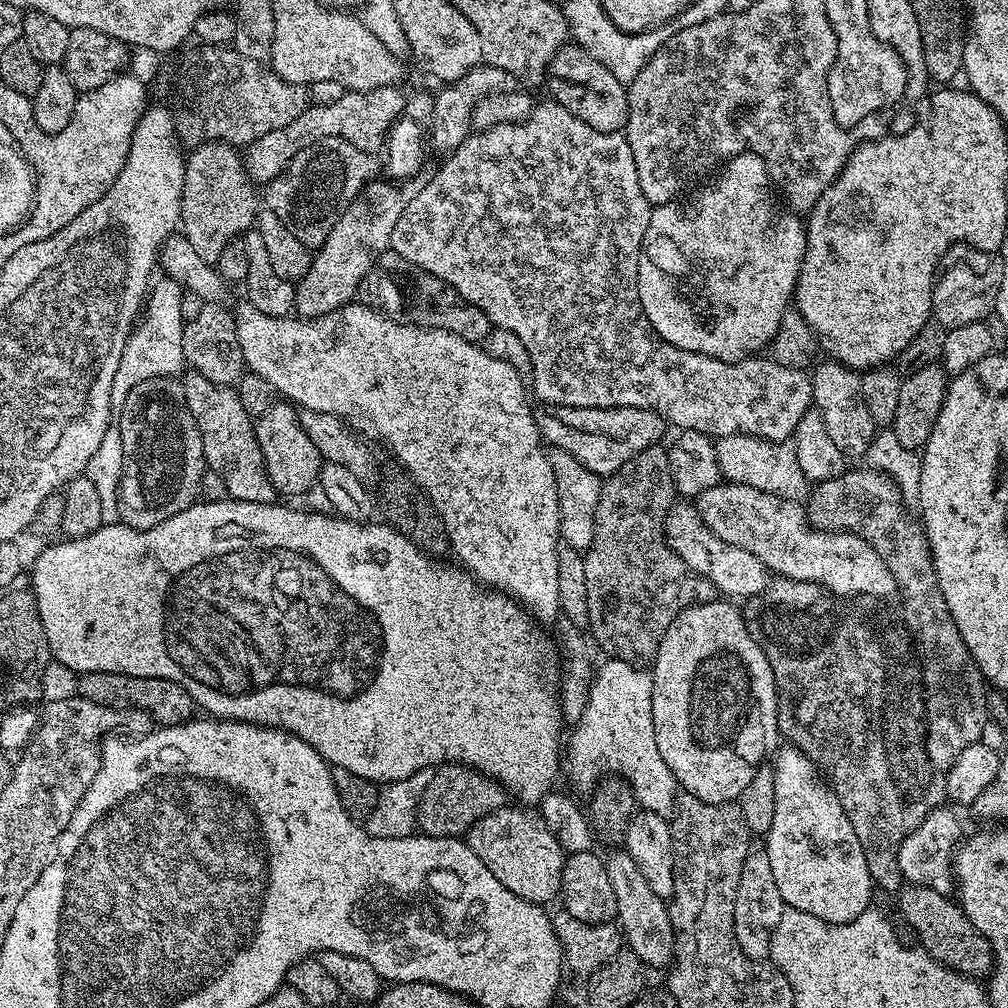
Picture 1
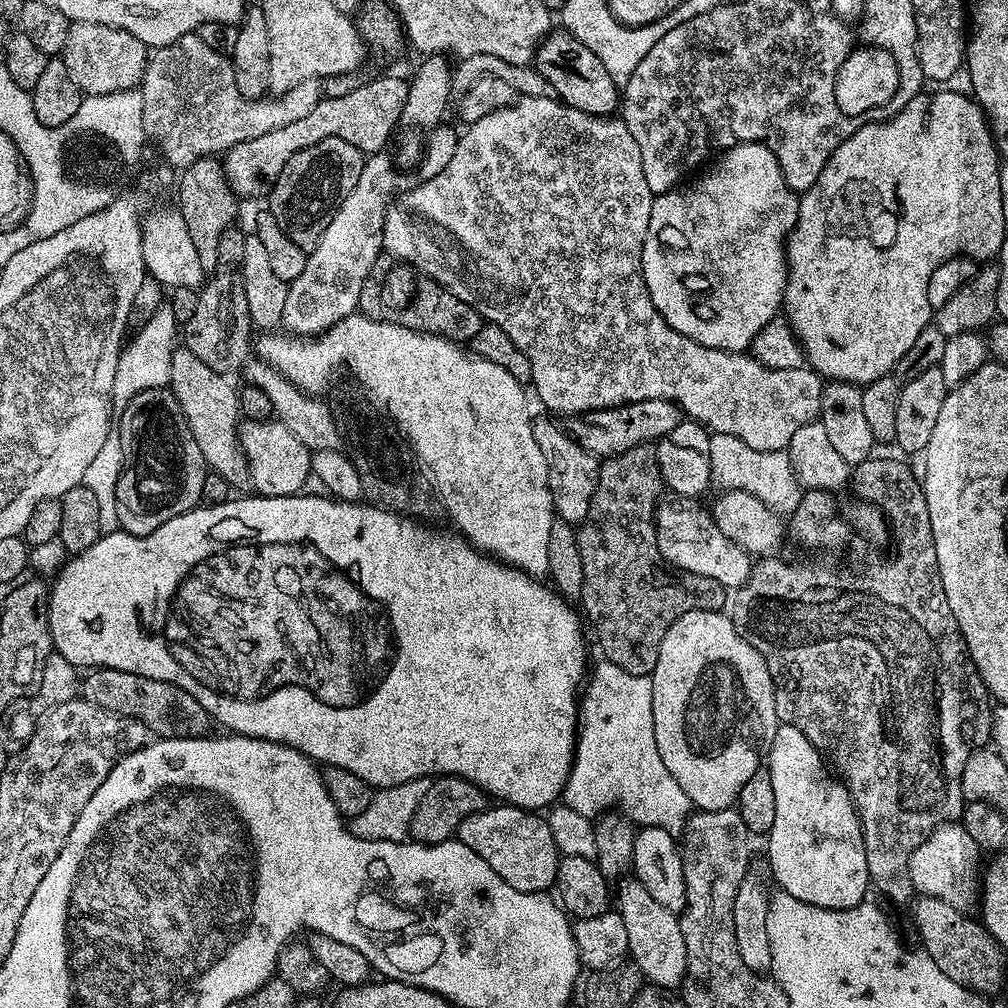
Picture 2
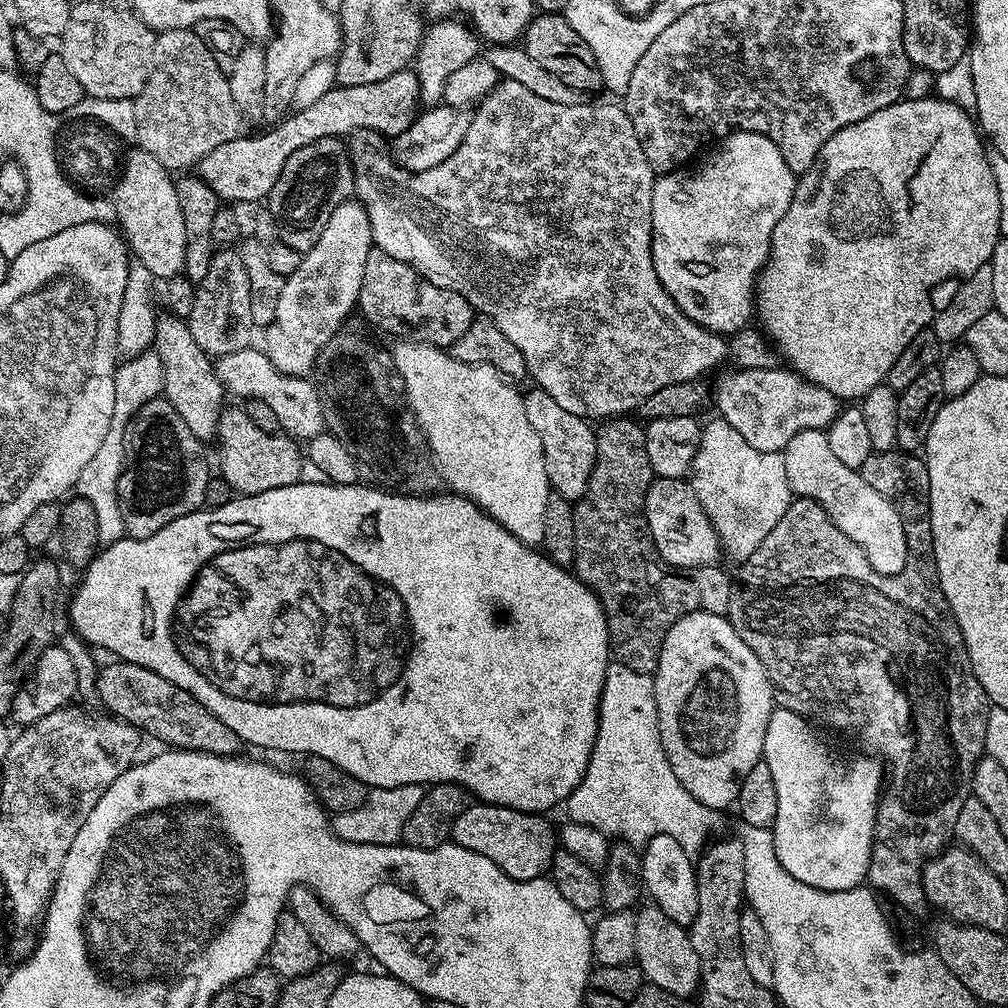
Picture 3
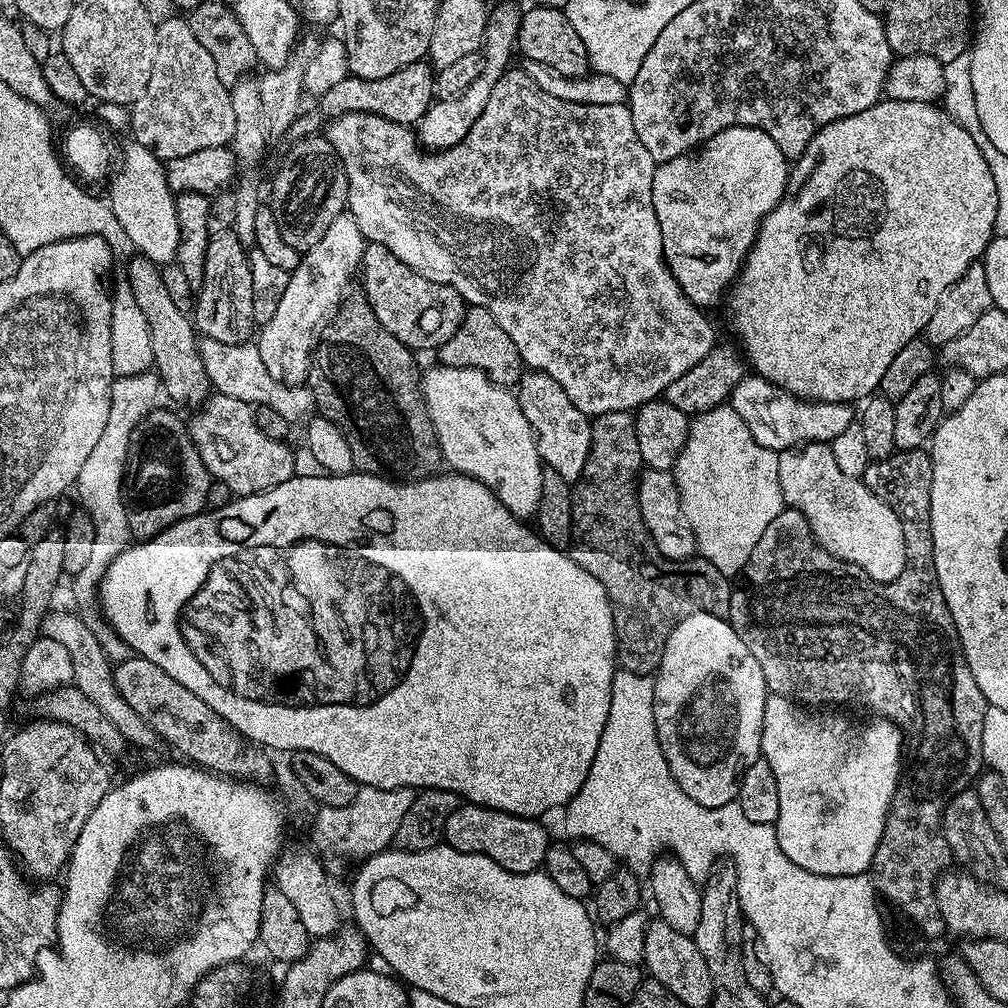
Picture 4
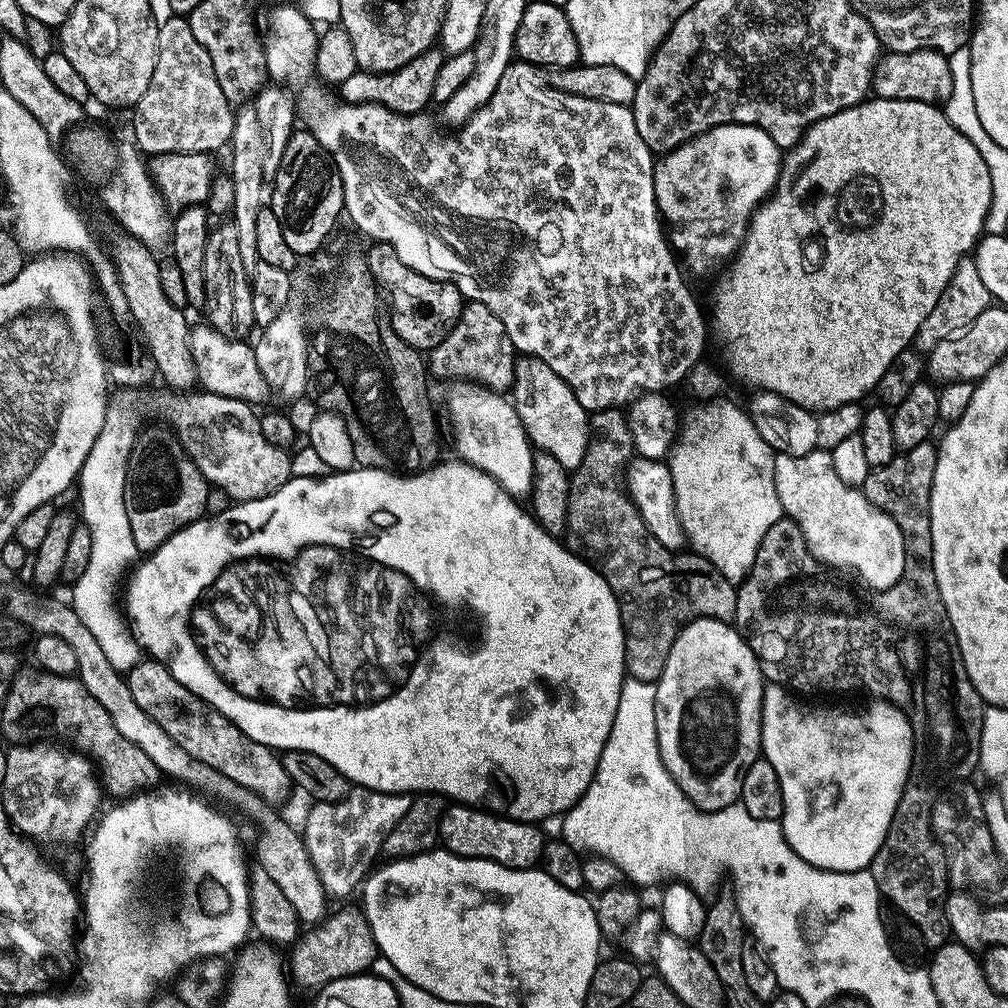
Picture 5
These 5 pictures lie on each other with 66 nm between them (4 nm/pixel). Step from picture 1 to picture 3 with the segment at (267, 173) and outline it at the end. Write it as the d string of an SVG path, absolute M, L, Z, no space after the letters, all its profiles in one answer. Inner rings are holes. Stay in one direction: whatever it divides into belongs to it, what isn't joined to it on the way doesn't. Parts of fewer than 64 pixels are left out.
M412 70L390 74L390 78L382 78L382 82L366 82L366 86L337 86L326 94L322 94L322 98L318 98L318 102L305 108L296 108L283 120L273 123L269 132L260 132L257 136L241 134L230 142L222 142L222 146L214 146L214 150L210 150L210 154L206 154L200 159L198 175L204 184L214 190L214 194L221 202L263 201L272 192L274 182L278 182L278 174L282 174L282 166L286 166L286 158L290 158L290 154L294 154L294 150L302 150L302 146L310 146L310 142L318 142L318 138L327 136L351 138L357 134L381 132L384 136L402 135L403 137L409 131L413 120L416 119L420 107L419 80L415 71Z

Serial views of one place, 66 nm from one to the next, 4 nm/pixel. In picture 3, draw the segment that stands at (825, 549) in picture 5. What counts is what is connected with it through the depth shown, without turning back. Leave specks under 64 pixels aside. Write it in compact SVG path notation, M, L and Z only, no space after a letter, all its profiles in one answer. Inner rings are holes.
M825 429L802 430L798 434L794 434L794 438L788 440L783 454L786 462L786 478L790 482L793 493L797 497L812 500L818 506L822 506L822 510L826 510L826 514L832 519L834 526L850 542L854 542L867 554L870 558L870 566L874 571L886 577L898 574L904 569L906 566L906 534L904 533L903 516L898 514L898 510L891 502L882 498L882 494L878 494L878 490L874 490L874 486L870 486L870 482L866 482L866 478L860 476L857 469L846 466L836 457Z

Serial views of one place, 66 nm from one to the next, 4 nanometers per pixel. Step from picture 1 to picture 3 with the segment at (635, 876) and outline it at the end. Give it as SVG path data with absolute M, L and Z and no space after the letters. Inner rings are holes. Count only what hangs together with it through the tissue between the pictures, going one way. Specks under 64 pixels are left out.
M642 908L636 912L634 926L634 963L641 977L662 990L670 990L670 994L695 997L700 986L700 967L689 929L670 922L670 918L666 918L660 908Z

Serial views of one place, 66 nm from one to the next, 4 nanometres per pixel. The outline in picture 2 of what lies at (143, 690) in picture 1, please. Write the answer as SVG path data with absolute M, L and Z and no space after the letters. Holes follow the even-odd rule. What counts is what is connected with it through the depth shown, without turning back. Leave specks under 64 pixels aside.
M93 668L83 677L82 696L105 712L142 721L145 729L156 738L207 736L210 732L208 711L193 696L186 694L186 690L170 682L158 682L158 678L142 678L142 674L130 674L126 670Z

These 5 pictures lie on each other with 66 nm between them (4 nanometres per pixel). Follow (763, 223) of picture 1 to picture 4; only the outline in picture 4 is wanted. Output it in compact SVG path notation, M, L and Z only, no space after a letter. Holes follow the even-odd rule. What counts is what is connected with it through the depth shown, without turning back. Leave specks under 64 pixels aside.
M724 128L718 134L714 134L704 144L698 148L693 148L691 152L682 154L678 158L670 158L665 164L657 164L652 179L652 201L654 202L654 214L658 218L658 226L662 234L662 246L664 247L664 261L668 263L668 269L674 274L676 284L688 295L690 302L701 310L709 310L716 303L721 303L722 297L731 289L735 279L740 275L740 269L744 259L747 258L752 244L756 240L756 235L760 229L760 223L778 206L778 202L784 197L784 191L788 185L788 174L790 171L789 161L778 150L774 138L757 128Z

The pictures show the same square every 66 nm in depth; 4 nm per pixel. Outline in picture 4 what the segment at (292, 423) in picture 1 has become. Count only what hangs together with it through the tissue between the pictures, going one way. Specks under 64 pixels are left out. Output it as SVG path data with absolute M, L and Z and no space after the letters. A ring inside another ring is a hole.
M209 395L187 421L186 427L206 470L213 480L226 482L237 497L270 490L297 475L296 460L283 440L268 438L258 428L253 405L238 398Z

